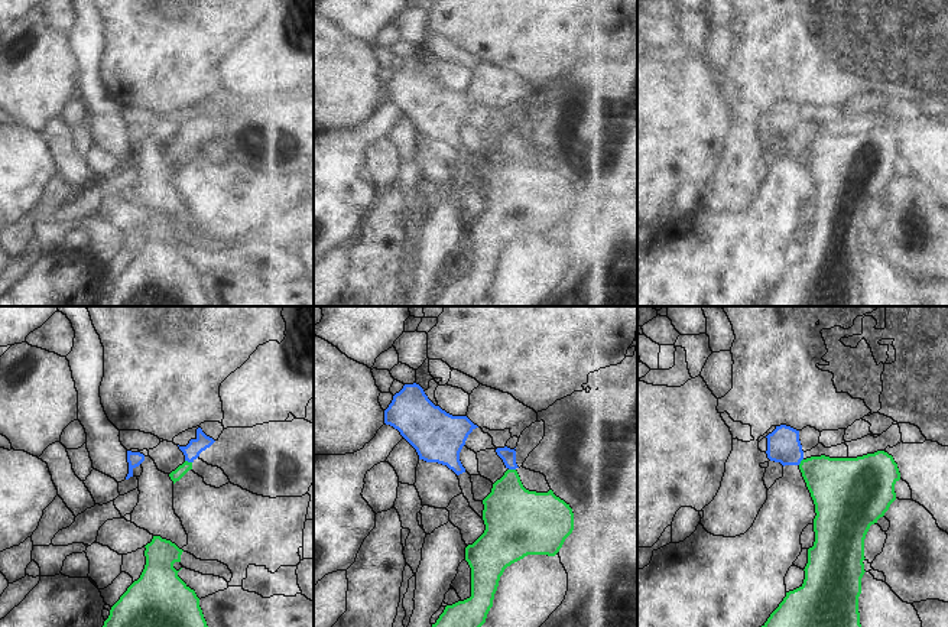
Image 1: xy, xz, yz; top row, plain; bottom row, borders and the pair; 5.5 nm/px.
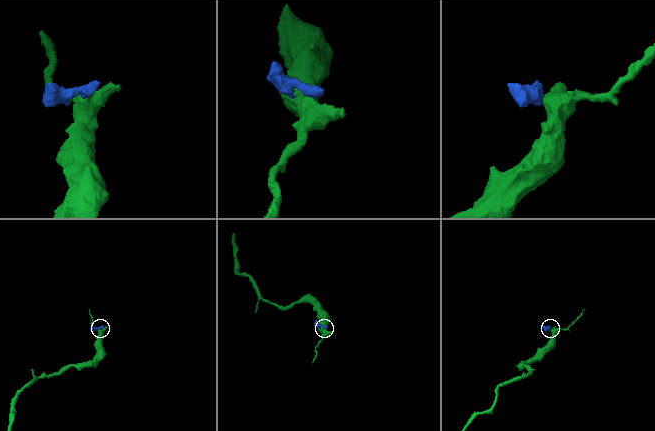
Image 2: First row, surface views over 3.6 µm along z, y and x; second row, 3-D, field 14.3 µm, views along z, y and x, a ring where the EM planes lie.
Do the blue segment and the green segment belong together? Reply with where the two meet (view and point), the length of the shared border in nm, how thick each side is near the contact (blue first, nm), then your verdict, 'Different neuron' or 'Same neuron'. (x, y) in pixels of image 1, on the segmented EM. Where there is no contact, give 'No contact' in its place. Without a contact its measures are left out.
Touches blue at xy (188, 461). Shared border 40 nm. Thickness 90 nm (blue) against 70 nm. Different neuron.

